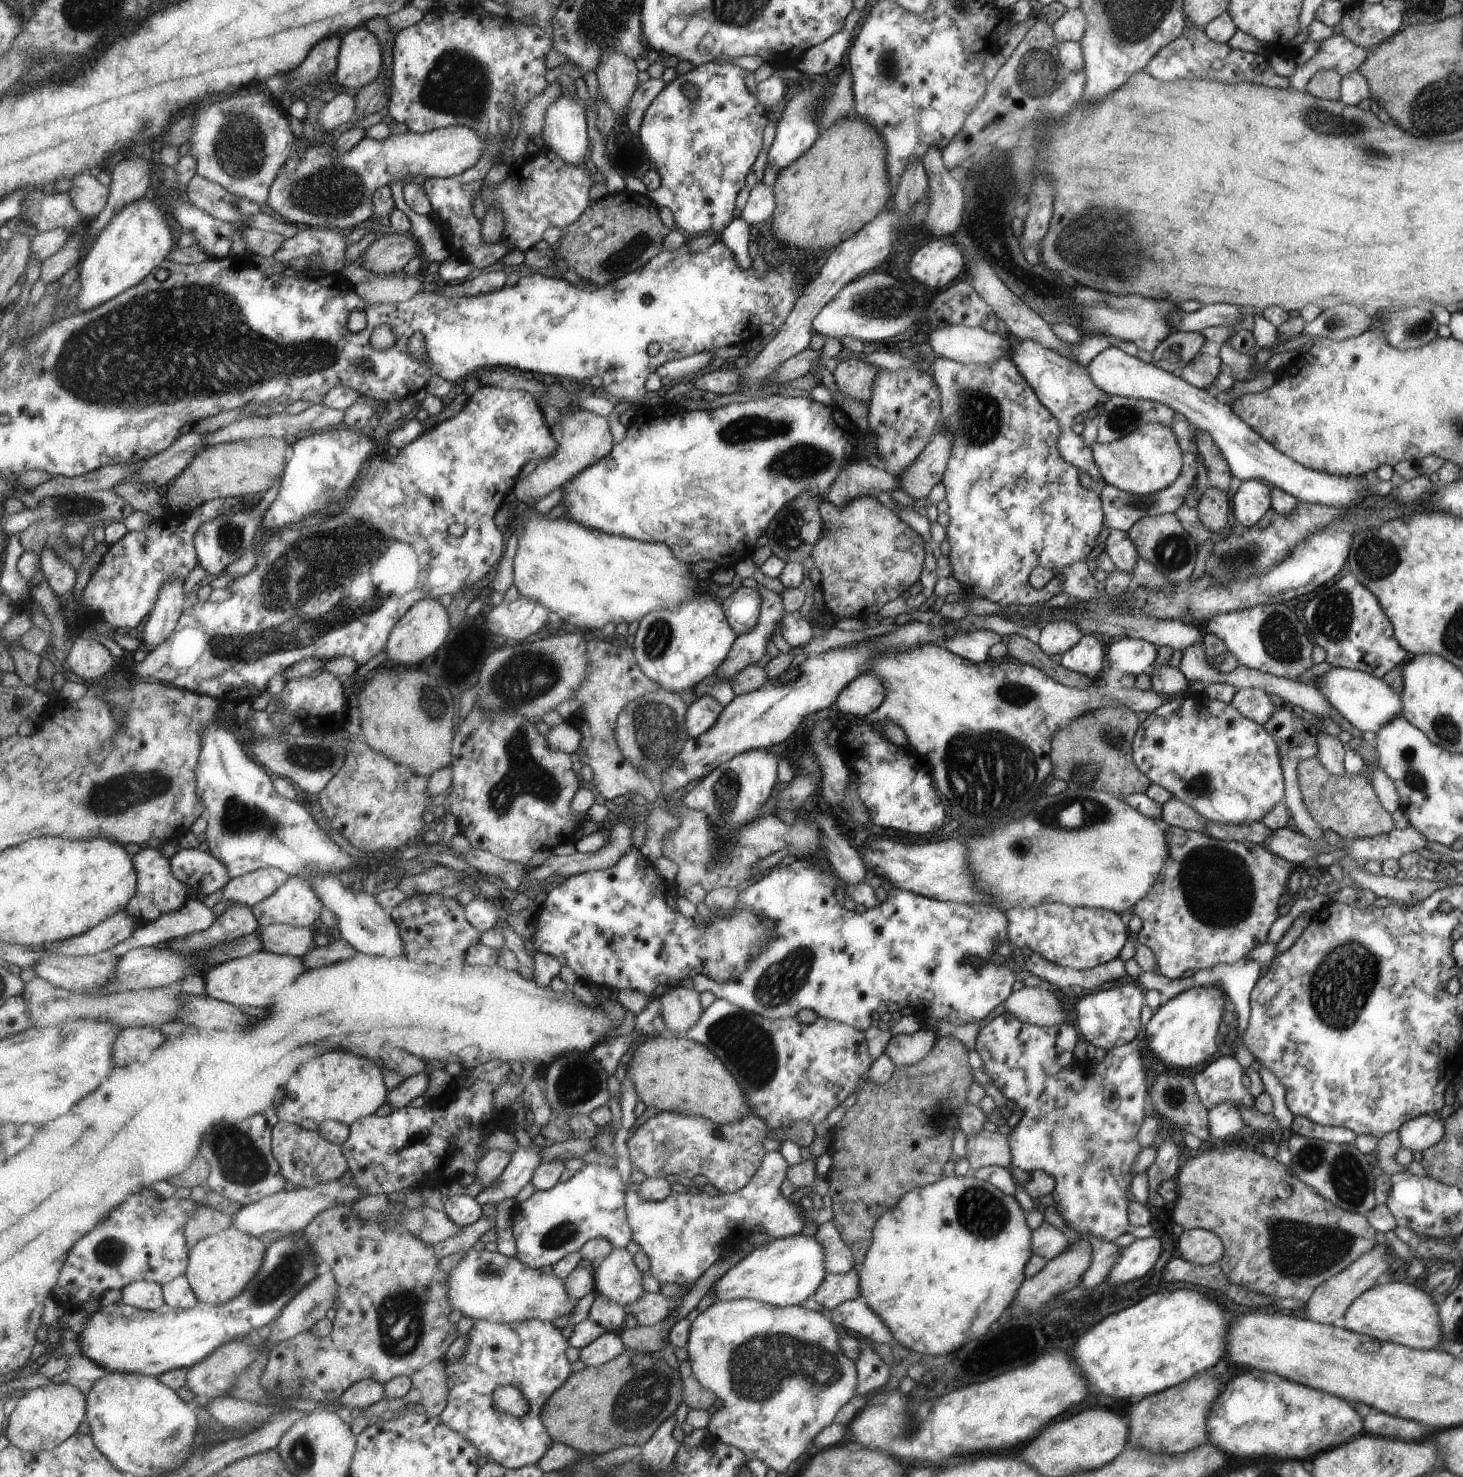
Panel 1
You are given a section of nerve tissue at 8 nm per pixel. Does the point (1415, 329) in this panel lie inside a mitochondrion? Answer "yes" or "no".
yes

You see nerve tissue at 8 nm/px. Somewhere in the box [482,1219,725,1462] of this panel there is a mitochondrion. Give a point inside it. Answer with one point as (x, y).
(642, 1400)

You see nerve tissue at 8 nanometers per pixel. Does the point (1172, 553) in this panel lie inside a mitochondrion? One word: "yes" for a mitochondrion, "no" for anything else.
yes

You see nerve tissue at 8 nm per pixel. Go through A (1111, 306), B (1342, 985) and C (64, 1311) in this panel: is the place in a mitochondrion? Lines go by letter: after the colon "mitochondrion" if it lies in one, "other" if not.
A: mitochondrion
B: mitochondrion
C: other

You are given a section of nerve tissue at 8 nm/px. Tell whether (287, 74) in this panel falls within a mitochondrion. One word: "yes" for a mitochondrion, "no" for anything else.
no

